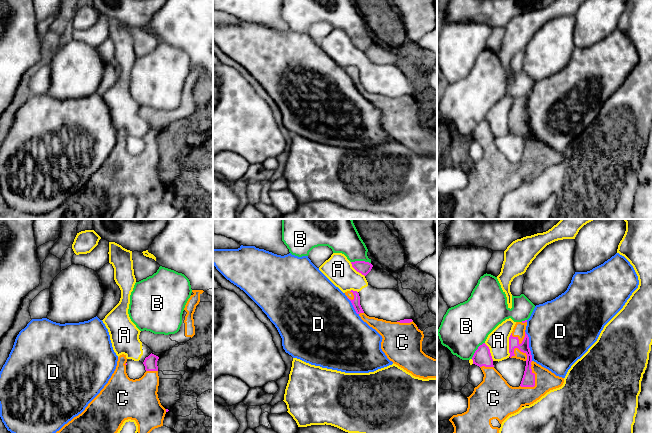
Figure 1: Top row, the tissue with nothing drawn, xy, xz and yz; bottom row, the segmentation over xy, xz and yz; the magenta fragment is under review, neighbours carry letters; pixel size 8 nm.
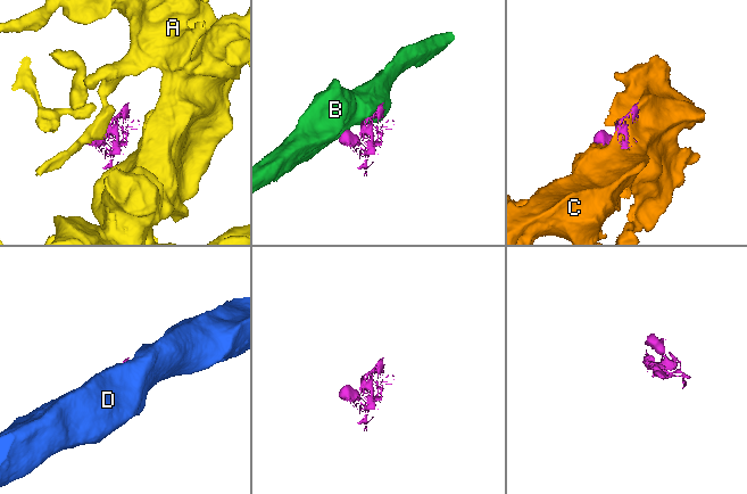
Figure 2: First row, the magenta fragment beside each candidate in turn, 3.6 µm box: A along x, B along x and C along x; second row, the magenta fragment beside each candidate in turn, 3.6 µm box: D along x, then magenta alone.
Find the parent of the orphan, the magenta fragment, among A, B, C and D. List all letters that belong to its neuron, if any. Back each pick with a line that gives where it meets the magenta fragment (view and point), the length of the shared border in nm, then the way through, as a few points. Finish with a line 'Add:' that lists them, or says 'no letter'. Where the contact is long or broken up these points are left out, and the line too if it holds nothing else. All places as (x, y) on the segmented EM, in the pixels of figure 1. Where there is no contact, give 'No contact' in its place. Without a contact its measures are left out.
C: Touches magenta at yz (534, 380). Shared border 240 nm
Add: C

